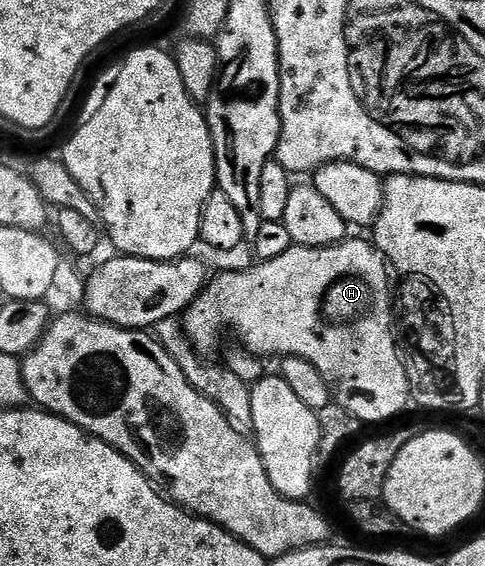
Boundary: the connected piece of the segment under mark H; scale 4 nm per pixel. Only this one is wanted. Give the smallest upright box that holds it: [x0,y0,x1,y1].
[181,239,413,423]

